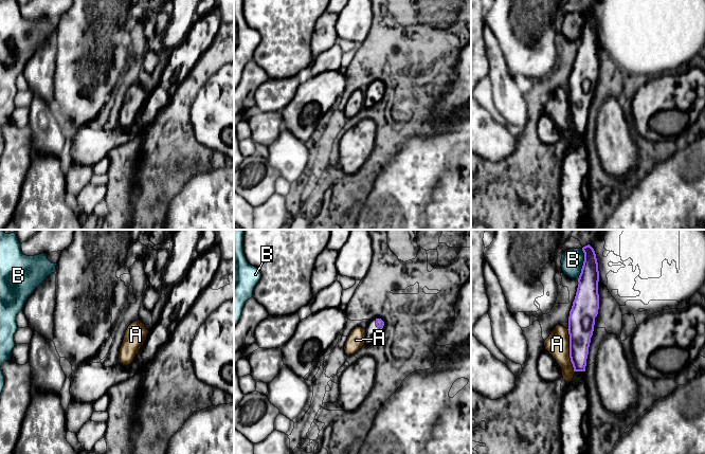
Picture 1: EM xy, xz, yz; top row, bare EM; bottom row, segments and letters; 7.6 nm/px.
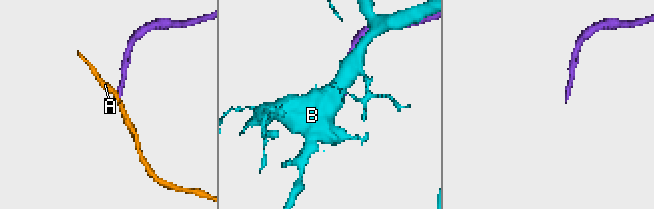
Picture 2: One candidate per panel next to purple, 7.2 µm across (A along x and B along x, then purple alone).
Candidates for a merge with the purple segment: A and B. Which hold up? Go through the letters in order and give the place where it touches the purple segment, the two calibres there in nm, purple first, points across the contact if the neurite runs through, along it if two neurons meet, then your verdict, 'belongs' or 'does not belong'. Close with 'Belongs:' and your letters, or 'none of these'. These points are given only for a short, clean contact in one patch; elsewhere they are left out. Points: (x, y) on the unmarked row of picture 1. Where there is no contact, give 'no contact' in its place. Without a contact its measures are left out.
A: meets purple in yz at (570, 113); 200 nm thick on the purple side, 180 nm on the other; border along yz (566, 92), (570, 124), (574, 134); does not belong
B: meets purple in yz at (583, 26); 180 nm thick on the purple side, 160 nm on the other; does not belong
Belongs: none of these

